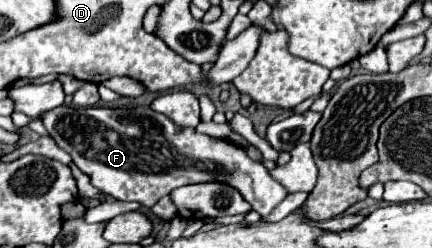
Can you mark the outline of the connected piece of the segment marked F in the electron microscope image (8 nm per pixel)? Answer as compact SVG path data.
M63 104L43 112L39 118L47 128L49 136L55 140L55 144L73 158L75 166L91 178L93 186L97 186L105 194L111 194L117 200L133 200L133 202L139 202L141 206L151 208L161 196L169 194L179 186L215 180L239 190L241 196L253 206L253 210L257 210L261 216L267 216L287 196L287 190L269 174L269 170L261 162L251 160L241 146L199 134L195 128L175 126L171 118L167 118L165 114L153 112L149 106L71 108Z

